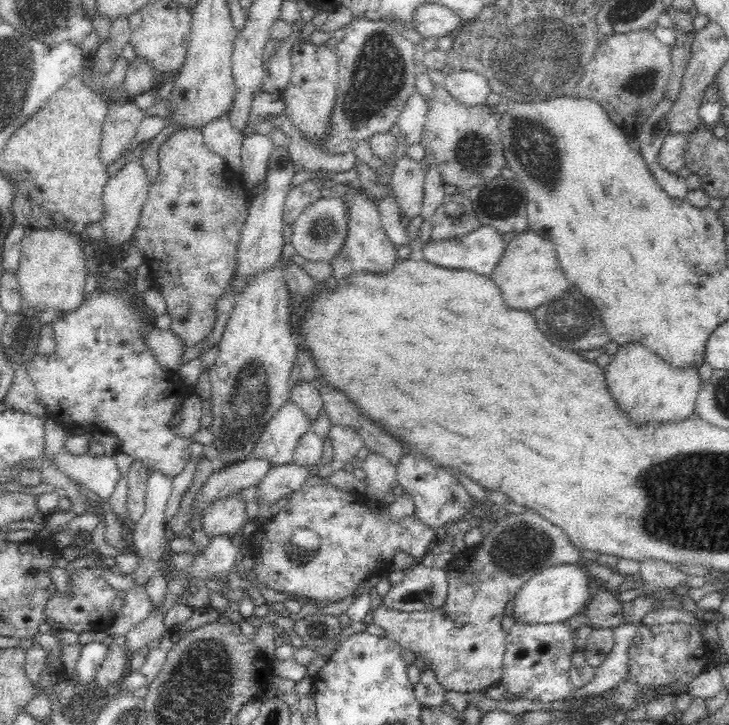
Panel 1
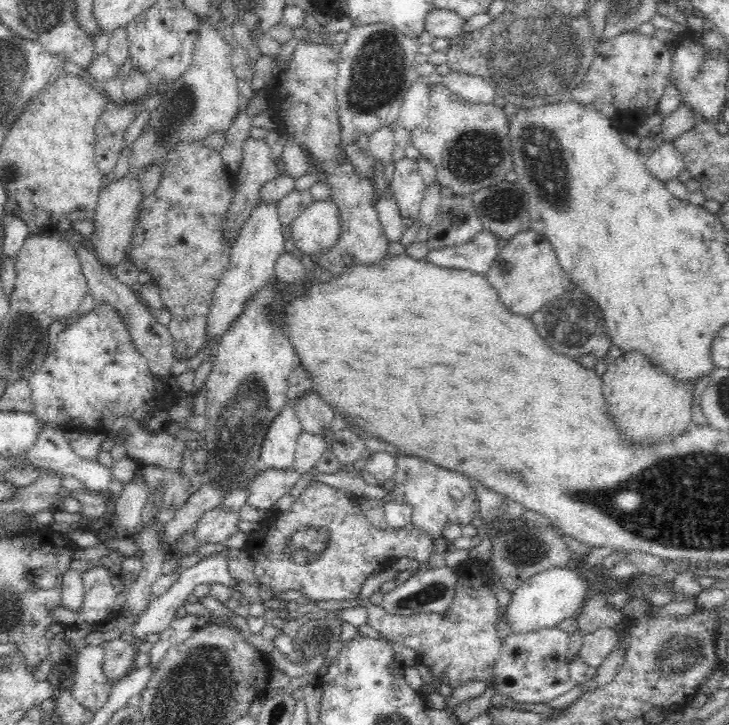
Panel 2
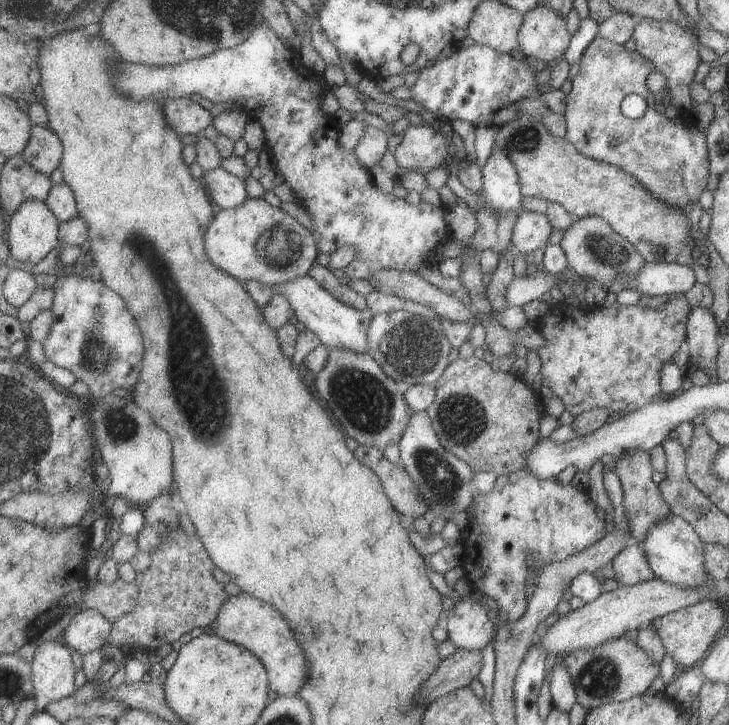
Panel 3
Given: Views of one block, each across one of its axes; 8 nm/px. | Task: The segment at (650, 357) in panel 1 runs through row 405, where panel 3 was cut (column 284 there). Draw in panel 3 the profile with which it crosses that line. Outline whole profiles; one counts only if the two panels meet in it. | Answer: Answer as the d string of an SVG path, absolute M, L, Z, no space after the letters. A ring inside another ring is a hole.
M243 592L236 596L227 596L227 600L219 606L215 620L211 622L209 632L249 650L265 667L268 690L273 690L278 695L296 694L299 686L306 682L309 662L305 660L303 650L299 648L285 618L262 600Z

